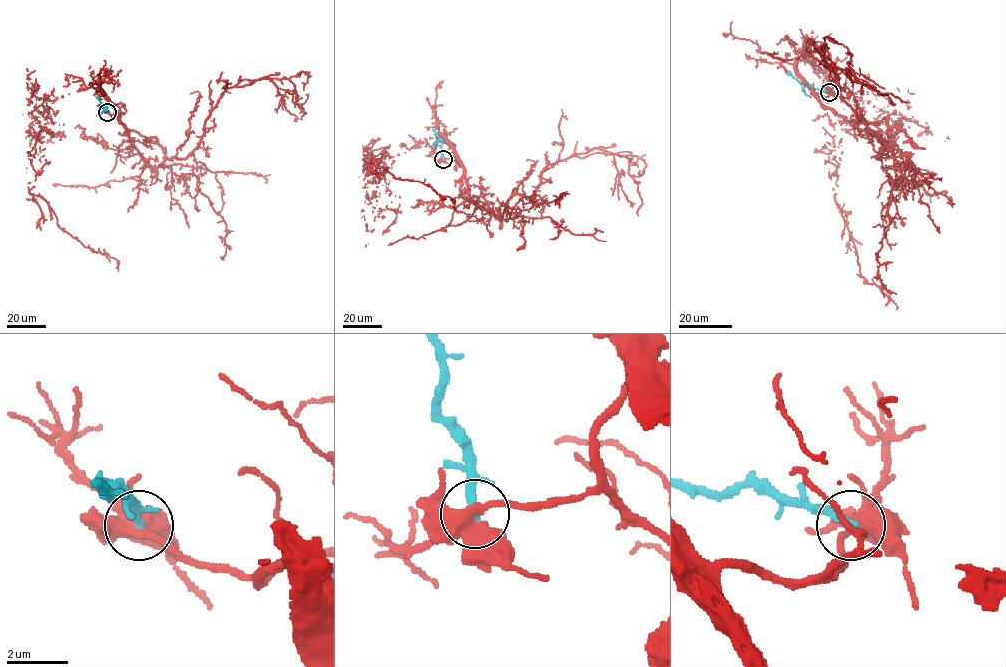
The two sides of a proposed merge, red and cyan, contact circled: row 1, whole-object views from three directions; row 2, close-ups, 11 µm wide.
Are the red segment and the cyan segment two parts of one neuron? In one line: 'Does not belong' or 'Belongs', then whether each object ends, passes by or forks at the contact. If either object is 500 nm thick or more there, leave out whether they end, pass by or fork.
Does not belong. At the ring red forks. At the ring cyan ends

